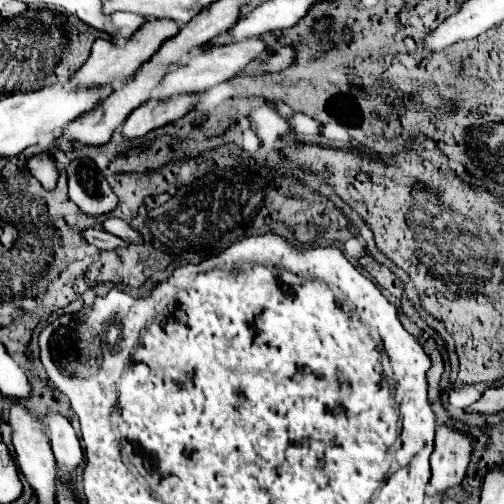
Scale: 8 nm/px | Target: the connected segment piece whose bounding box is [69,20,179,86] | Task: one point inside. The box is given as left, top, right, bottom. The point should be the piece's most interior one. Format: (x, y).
(109, 60)

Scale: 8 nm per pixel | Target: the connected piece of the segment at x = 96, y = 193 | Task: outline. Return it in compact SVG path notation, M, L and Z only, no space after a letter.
M87 156L71 160L67 166L67 182L71 200L87 214L107 214L117 204L117 196L113 194L109 182Z

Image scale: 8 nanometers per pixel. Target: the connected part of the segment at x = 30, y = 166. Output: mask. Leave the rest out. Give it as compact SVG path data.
M37 154L33 158L27 160L27 170L39 178L39 182L45 186L45 188L55 188L55 182L57 182L57 170L55 170L55 164L49 160L47 154Z

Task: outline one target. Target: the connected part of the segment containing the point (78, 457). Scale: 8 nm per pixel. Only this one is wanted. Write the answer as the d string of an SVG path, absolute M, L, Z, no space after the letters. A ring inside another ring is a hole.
M47 410L45 420L47 420L47 426L49 426L49 440L51 440L53 454L57 458L59 474L67 480L73 480L75 468L83 460L79 438L77 438L73 426L69 424L69 420L65 416L61 416L59 412Z

